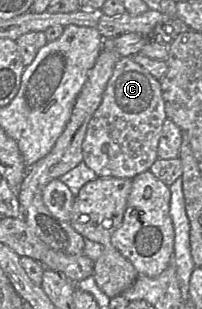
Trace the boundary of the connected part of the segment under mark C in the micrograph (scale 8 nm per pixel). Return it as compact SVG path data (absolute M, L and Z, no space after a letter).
M130 56L120 58L102 101L87 125L82 143L83 162L97 177L133 178L149 170L157 159L157 147L166 119L159 80Z

